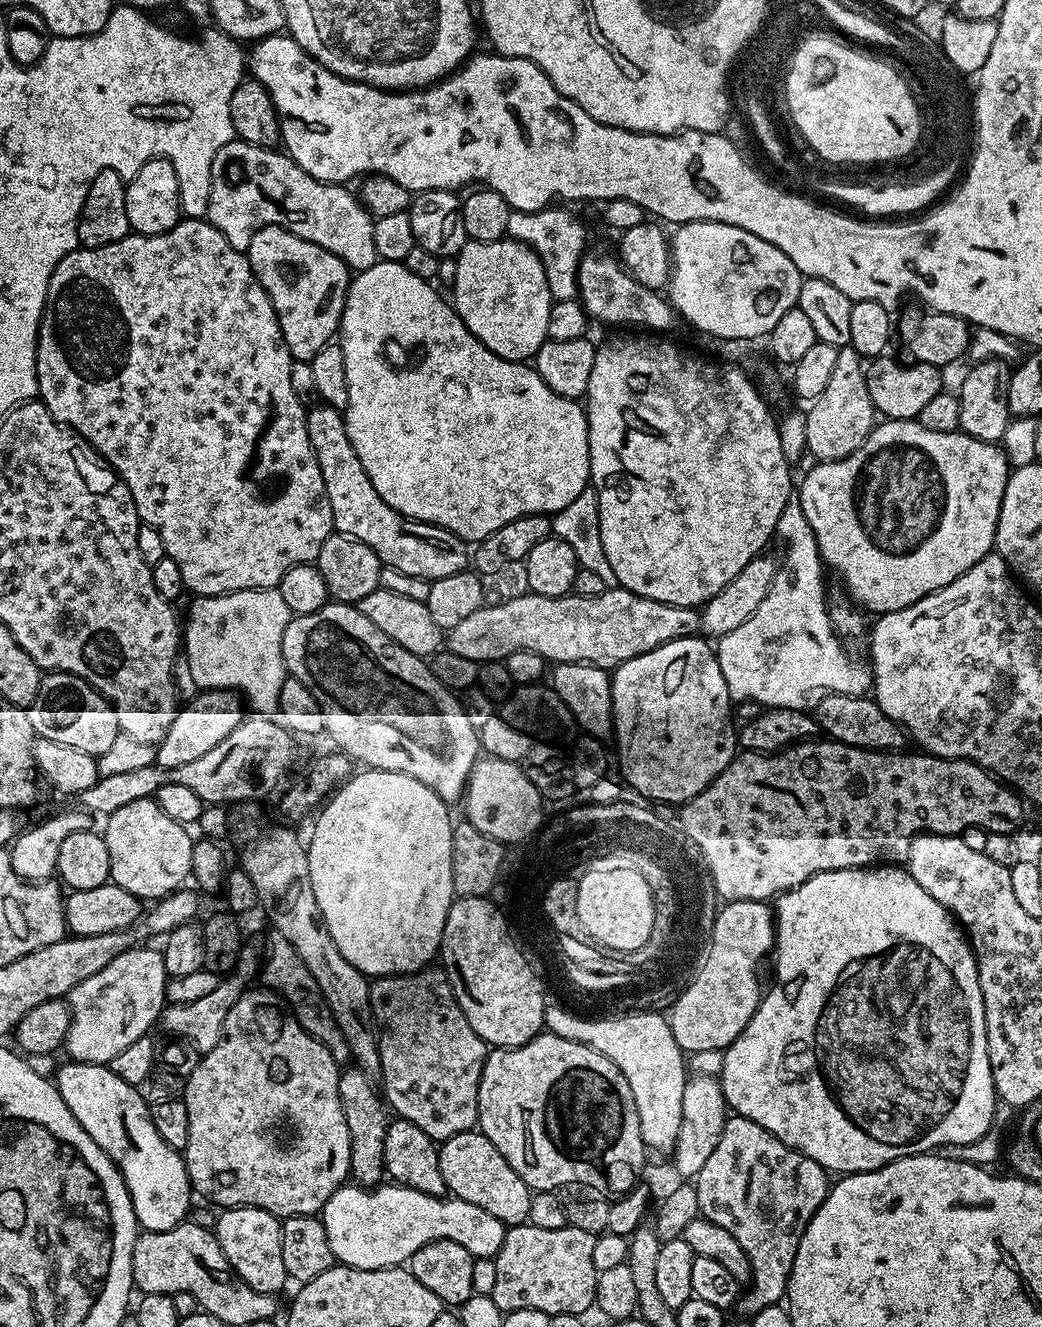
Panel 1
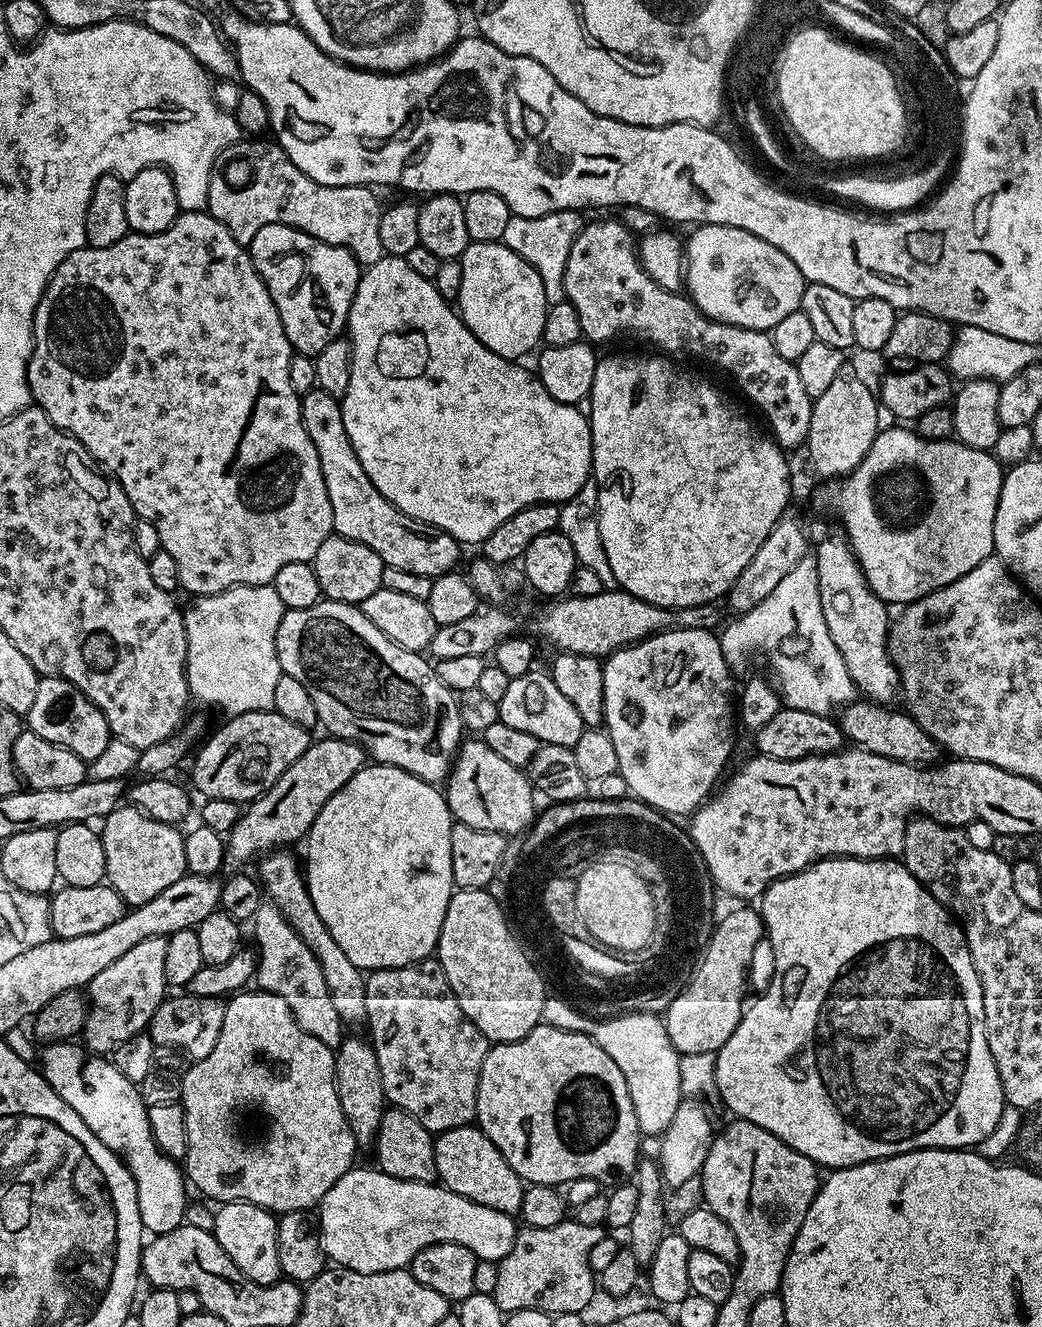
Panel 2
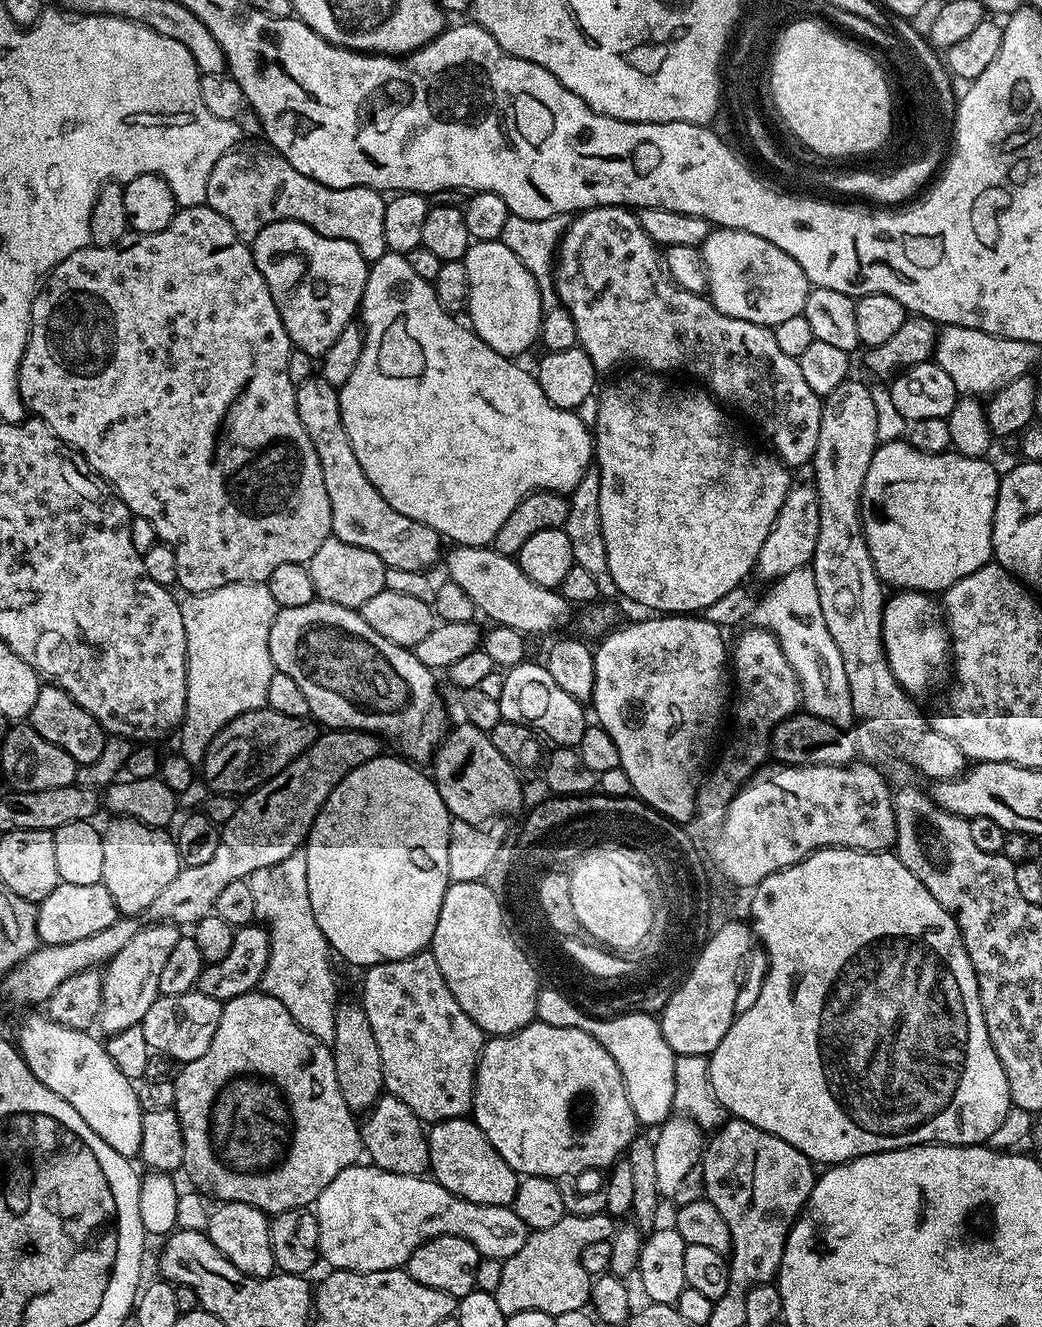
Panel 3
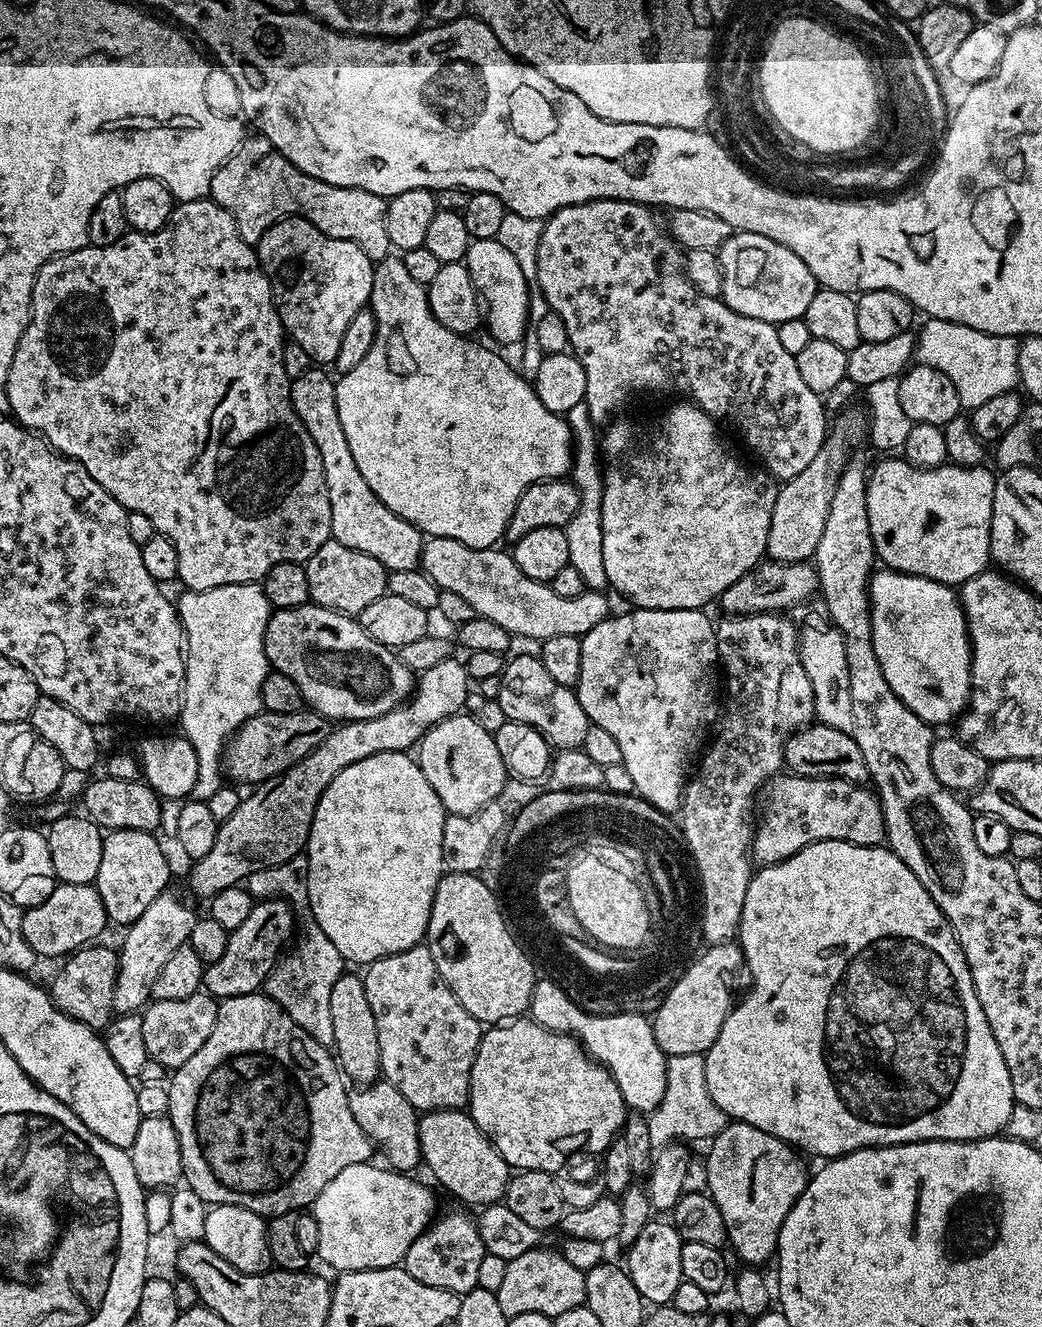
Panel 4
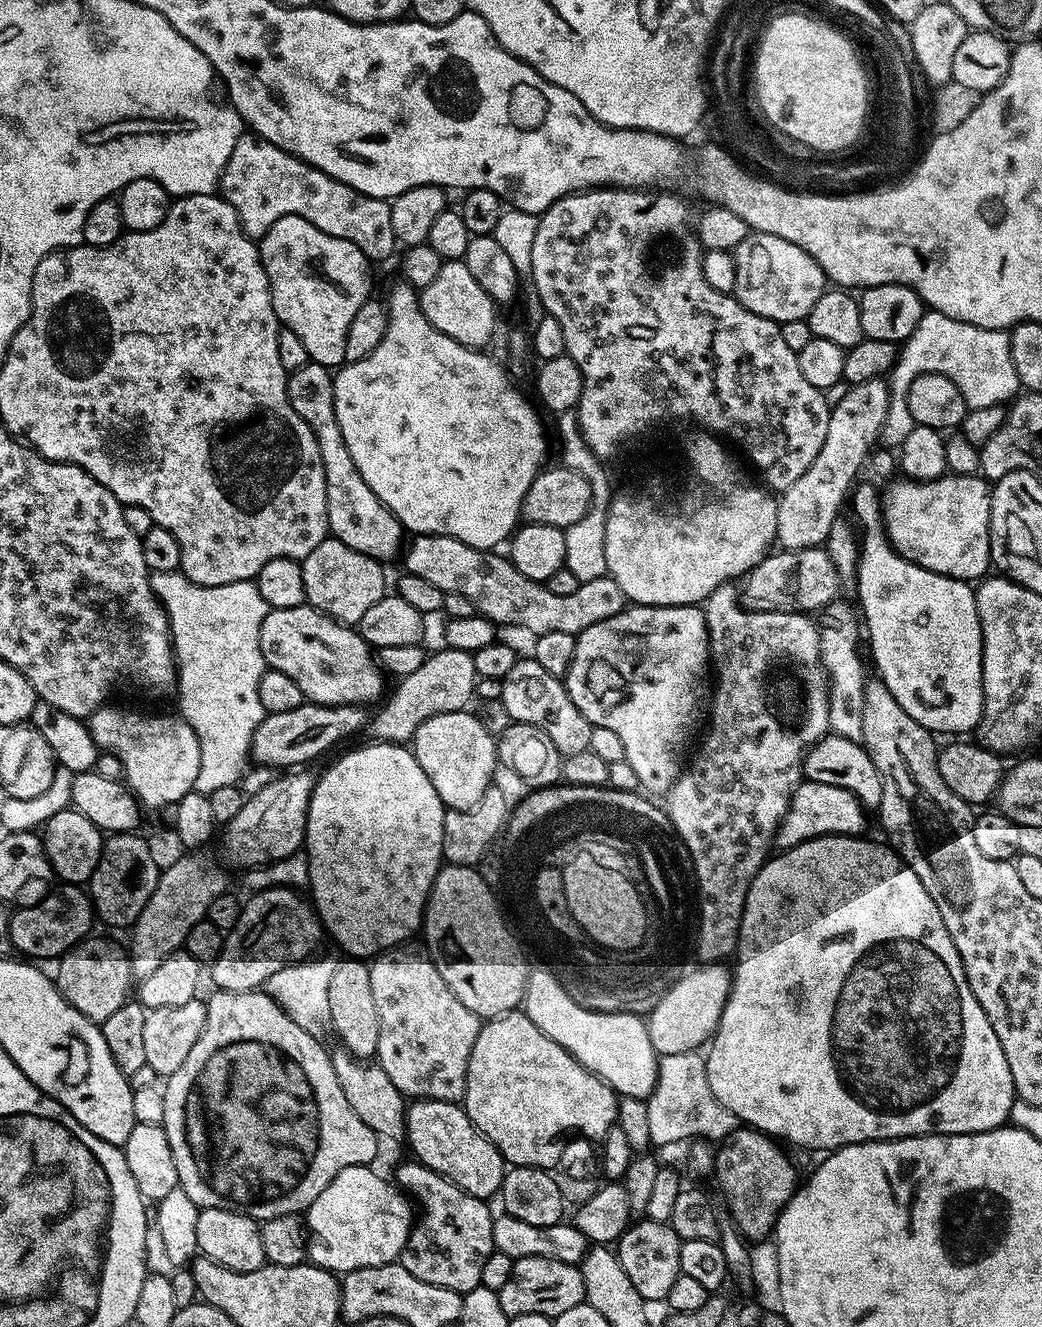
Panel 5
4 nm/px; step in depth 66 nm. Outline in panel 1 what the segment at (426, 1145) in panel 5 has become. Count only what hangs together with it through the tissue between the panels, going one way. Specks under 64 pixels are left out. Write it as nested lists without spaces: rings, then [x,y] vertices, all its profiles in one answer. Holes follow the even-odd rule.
[[[473,1130],[454,1134],[454,1138],[443,1141],[439,1149],[438,1166],[442,1170],[442,1182],[446,1182],[448,1192],[455,1199],[482,1206],[482,1210],[494,1214],[494,1218],[506,1226],[523,1224],[528,1220],[533,1189],[522,1182],[514,1166],[502,1158],[498,1146],[494,1146],[483,1132]]]

